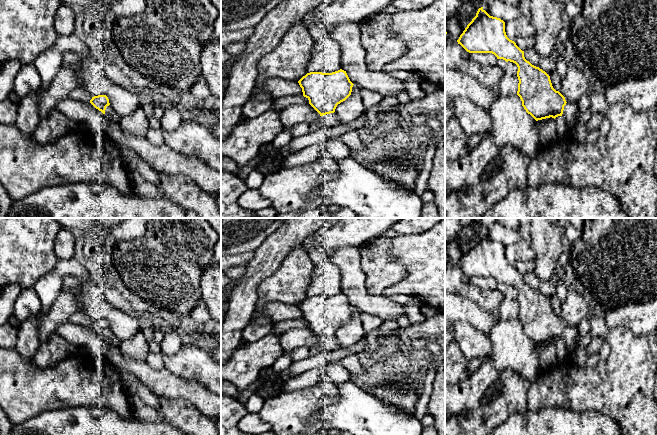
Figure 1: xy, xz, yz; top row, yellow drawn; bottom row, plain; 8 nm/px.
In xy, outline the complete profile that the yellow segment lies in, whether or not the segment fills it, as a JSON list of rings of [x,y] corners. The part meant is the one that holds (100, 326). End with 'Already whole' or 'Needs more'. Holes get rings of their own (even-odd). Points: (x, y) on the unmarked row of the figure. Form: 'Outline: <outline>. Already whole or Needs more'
Outline: [[[98,319],[92,321],[90,327],[99,335],[101,335],[108,344],[112,346],[119,346],[120,341],[115,337],[109,327],[109,323],[106,319]]]. Needs more

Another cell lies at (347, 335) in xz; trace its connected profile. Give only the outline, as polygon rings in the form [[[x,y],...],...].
[[[353,309],[351,319],[337,329],[335,337],[339,343],[339,348],[347,349],[367,335],[361,320],[362,312]]]

